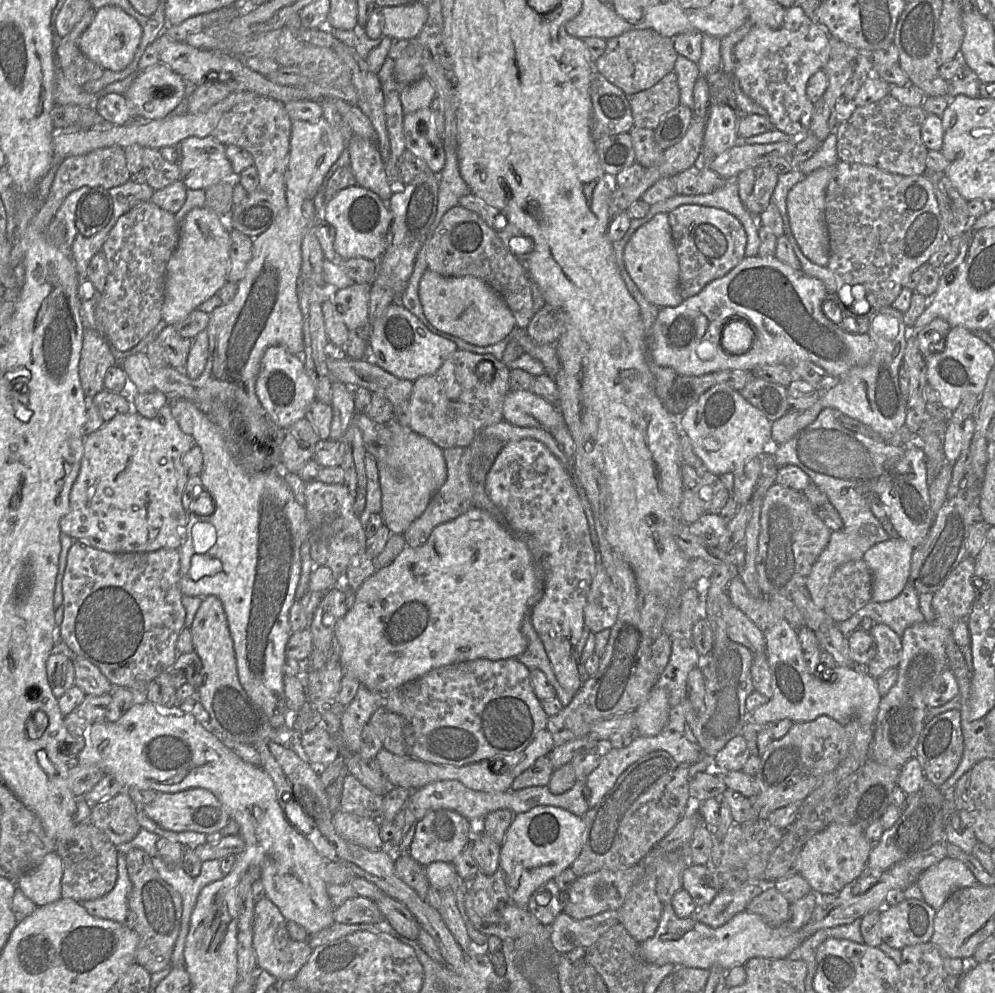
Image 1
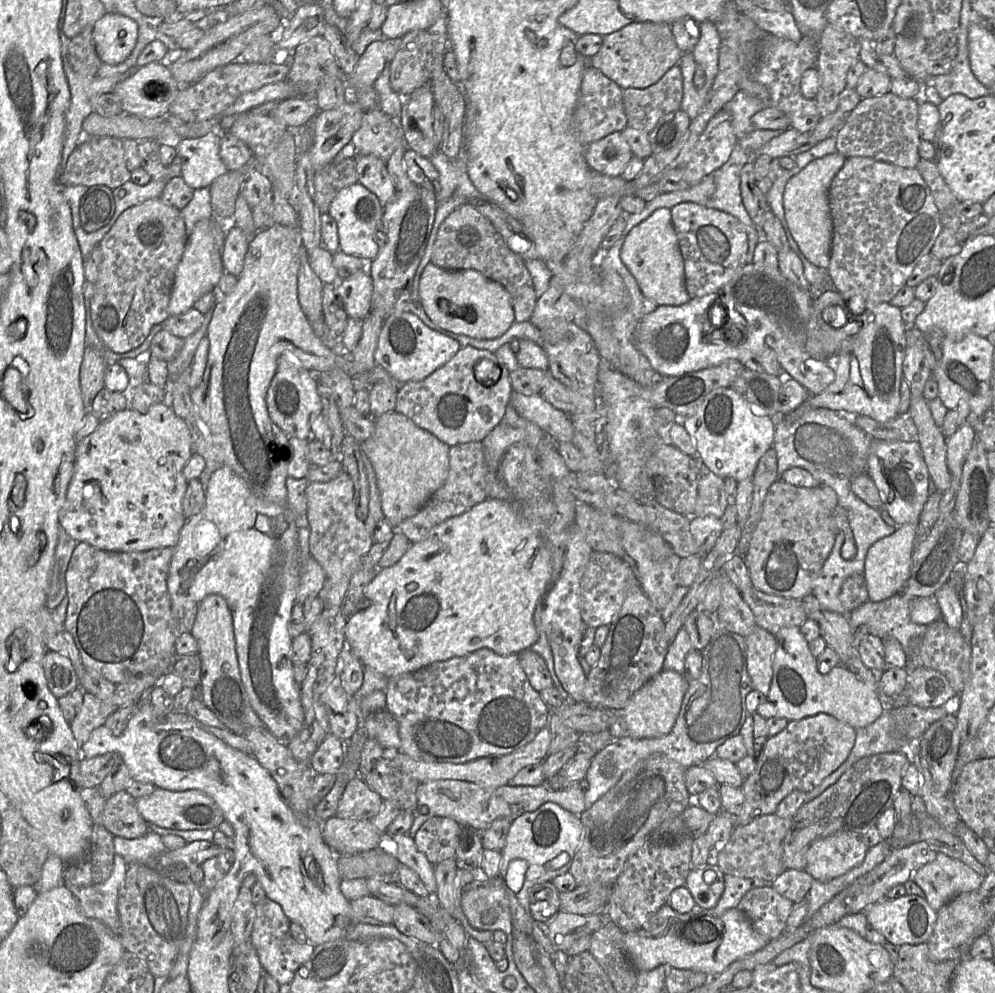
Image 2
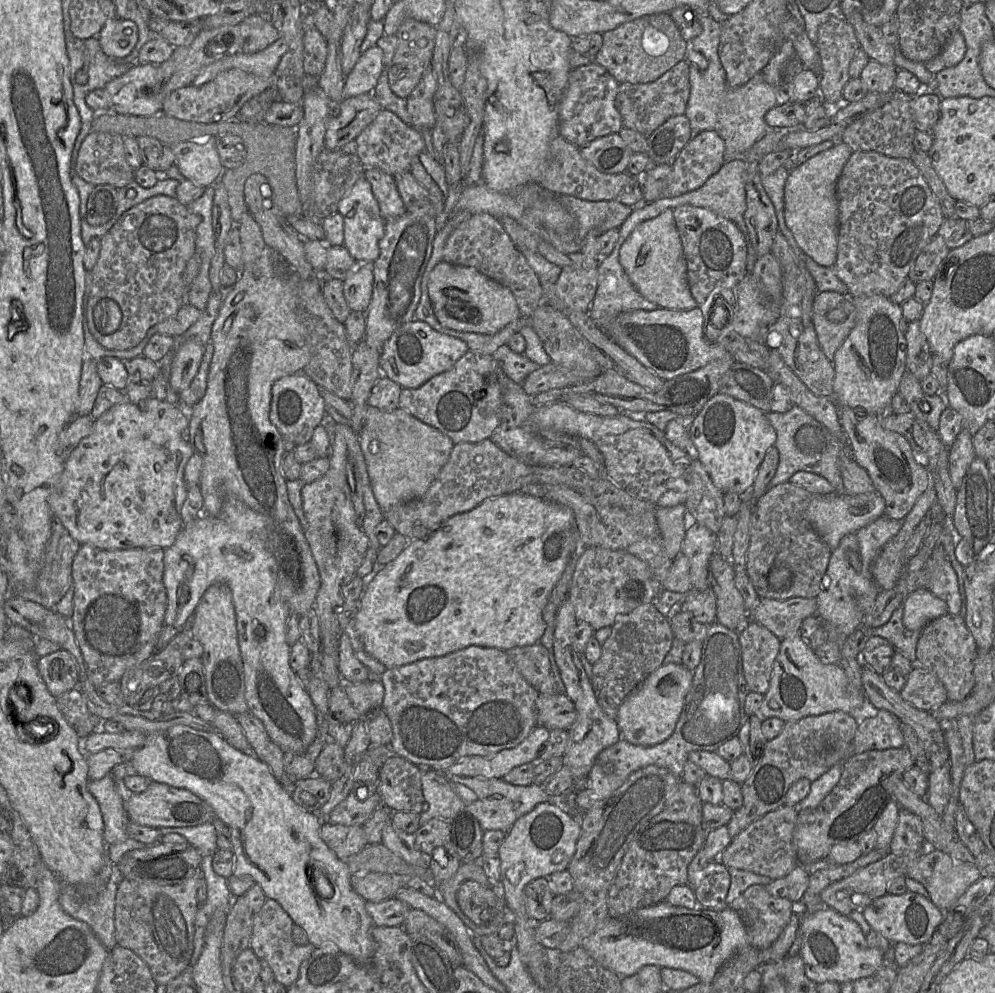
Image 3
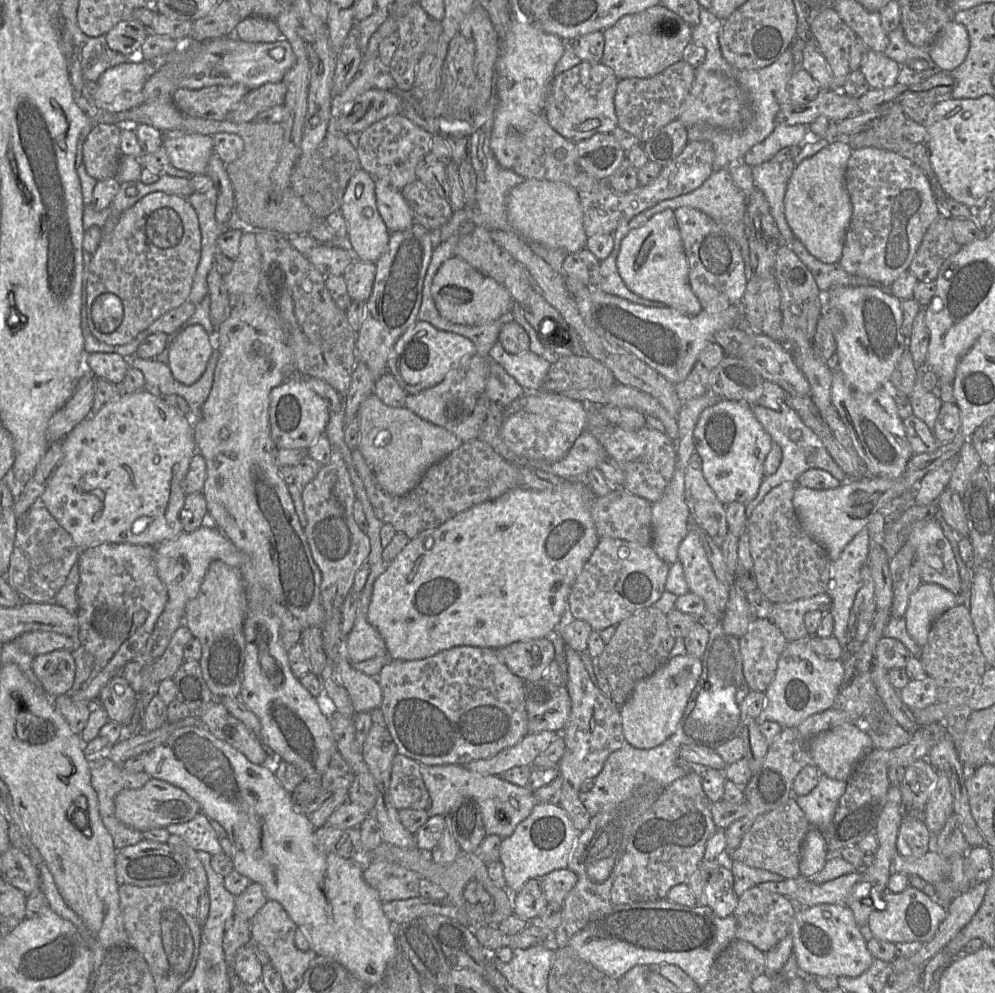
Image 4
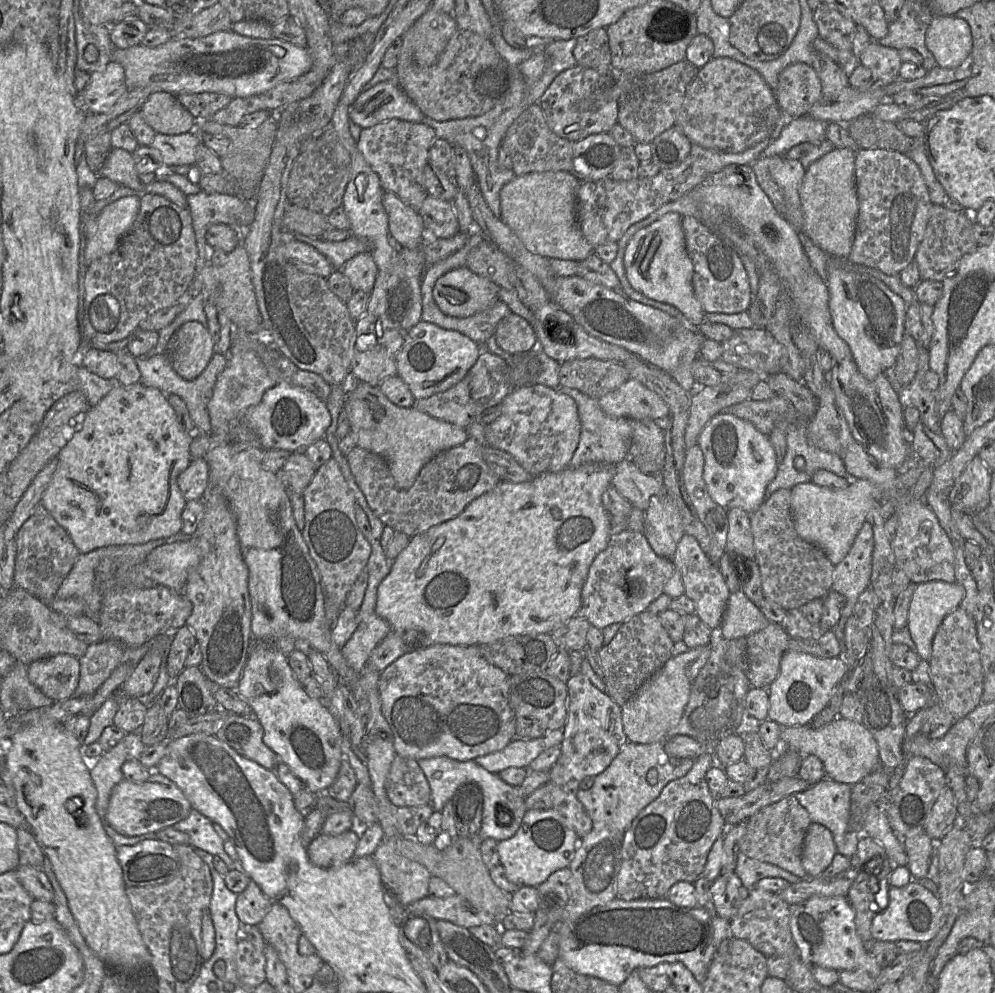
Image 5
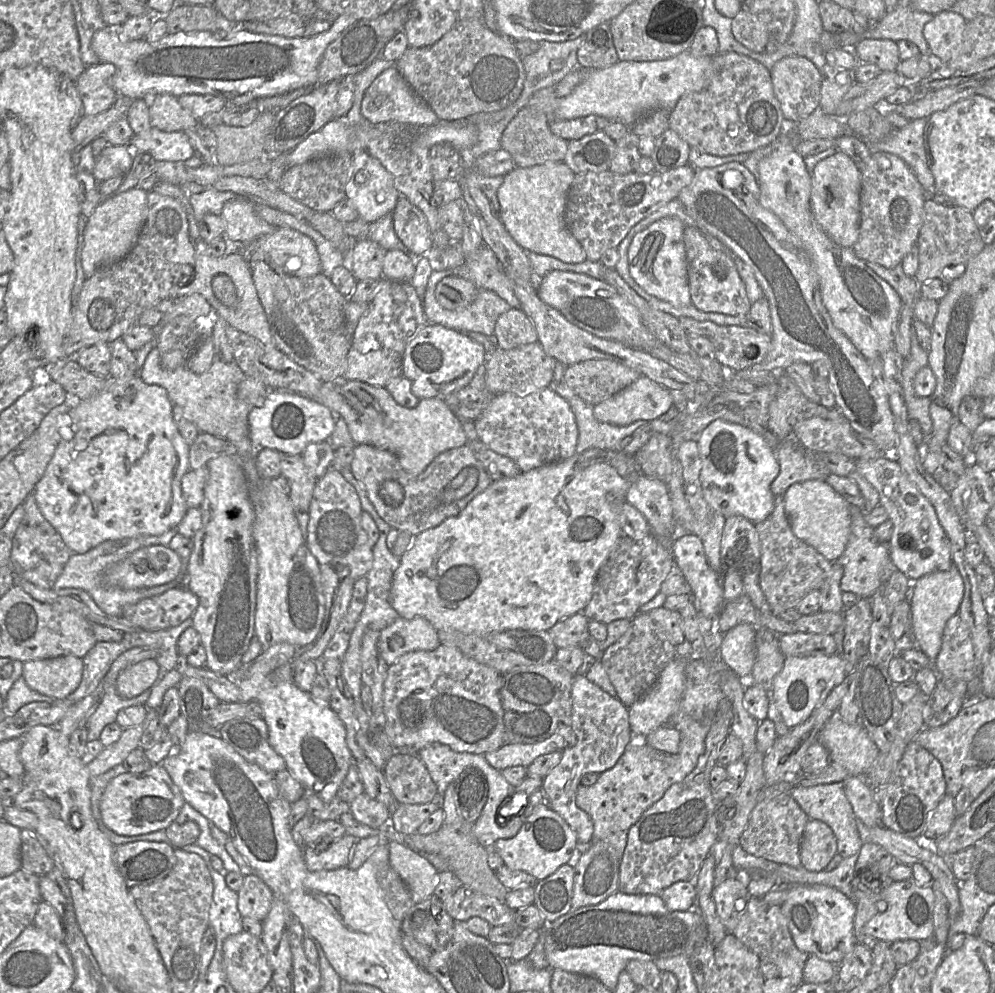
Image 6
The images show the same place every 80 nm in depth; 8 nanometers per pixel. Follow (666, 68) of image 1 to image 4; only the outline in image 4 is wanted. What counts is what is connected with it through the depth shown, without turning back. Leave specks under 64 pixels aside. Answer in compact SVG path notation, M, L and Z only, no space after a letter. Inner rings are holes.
M661 3L635 14L623 16L612 27L604 30L605 46L601 64L609 67L619 80L627 78L649 78L661 73L674 63L683 60L683 52L692 41L693 28L680 16Z

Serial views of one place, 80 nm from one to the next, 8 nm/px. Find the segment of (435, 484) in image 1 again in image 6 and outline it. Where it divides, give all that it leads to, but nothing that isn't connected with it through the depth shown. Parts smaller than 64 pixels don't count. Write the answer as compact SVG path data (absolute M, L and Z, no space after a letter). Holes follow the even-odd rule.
M353 379L323 382L315 401L342 417L355 444L368 444L394 453L410 475L420 475L440 453L467 444L463 423L443 397L420 399L414 408L398 404L382 386Z

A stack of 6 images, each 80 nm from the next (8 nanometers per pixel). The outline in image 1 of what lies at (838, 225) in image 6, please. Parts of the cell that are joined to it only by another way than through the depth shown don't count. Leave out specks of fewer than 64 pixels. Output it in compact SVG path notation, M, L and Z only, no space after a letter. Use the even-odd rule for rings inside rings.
M834 167L819 168L806 175L805 179L792 187L787 195L787 211L792 233L803 254L814 264L827 267L829 262L829 237L825 223L826 189L832 178Z

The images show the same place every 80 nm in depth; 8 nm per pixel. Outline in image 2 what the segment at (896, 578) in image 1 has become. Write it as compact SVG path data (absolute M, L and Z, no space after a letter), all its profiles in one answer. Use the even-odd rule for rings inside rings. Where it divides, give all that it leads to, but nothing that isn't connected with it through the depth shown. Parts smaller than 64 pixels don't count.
M905 523L890 536L874 543L868 550L865 559L864 576L869 600L880 602L897 594L910 575L911 559L916 544L916 528L918 524Z

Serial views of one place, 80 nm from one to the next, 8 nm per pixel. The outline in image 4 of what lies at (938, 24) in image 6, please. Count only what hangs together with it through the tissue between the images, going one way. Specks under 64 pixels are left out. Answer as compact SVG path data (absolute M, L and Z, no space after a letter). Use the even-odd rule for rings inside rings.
M948 22L929 47L929 55L941 71L949 72L960 66L969 51L969 36L964 25Z

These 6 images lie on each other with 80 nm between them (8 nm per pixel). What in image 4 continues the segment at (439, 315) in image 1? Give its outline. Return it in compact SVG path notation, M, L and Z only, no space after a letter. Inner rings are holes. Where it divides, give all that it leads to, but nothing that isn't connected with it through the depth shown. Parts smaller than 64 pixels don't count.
M458 257L447 259L441 264L433 278L431 293L440 315L445 320L467 326L494 321L512 311L516 303L504 286Z

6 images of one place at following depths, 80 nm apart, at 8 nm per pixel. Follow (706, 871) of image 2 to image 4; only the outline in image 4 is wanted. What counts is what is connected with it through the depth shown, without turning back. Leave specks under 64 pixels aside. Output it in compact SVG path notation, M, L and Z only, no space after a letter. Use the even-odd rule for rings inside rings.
M726 859L716 870L708 874L705 886L705 905L721 918L733 915L739 896L734 891L731 859Z

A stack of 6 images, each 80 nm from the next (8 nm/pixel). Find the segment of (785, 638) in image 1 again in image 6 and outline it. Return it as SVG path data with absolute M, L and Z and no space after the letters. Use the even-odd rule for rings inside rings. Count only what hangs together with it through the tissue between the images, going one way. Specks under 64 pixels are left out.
M838 655L831 656L804 656L786 657L782 670L773 680L771 689L771 703L781 715L783 722L789 728L806 721L827 698L828 694L838 686L845 678L845 664Z

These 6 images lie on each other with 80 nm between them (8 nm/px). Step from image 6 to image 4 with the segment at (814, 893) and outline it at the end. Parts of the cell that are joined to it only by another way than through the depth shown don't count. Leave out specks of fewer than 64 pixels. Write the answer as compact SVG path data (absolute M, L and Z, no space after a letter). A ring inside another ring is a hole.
M796 906L791 935L798 966L807 976L857 977L867 971L874 960L848 906Z

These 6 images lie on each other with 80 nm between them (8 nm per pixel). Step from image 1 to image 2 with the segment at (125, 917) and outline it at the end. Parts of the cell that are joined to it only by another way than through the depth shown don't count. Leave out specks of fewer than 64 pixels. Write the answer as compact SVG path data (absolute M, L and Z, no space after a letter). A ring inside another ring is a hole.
M115 854L112 872L106 881L85 887L66 887L87 917L102 922L118 935L121 928L117 909L118 893L127 868L128 864L124 858Z

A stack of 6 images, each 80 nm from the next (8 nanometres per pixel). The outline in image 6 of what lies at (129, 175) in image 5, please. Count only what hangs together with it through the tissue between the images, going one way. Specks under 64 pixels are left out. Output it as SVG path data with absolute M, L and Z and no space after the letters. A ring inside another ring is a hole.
M108 144L101 154L95 158L94 177L98 182L126 175L133 164L134 151L137 148L125 145Z

